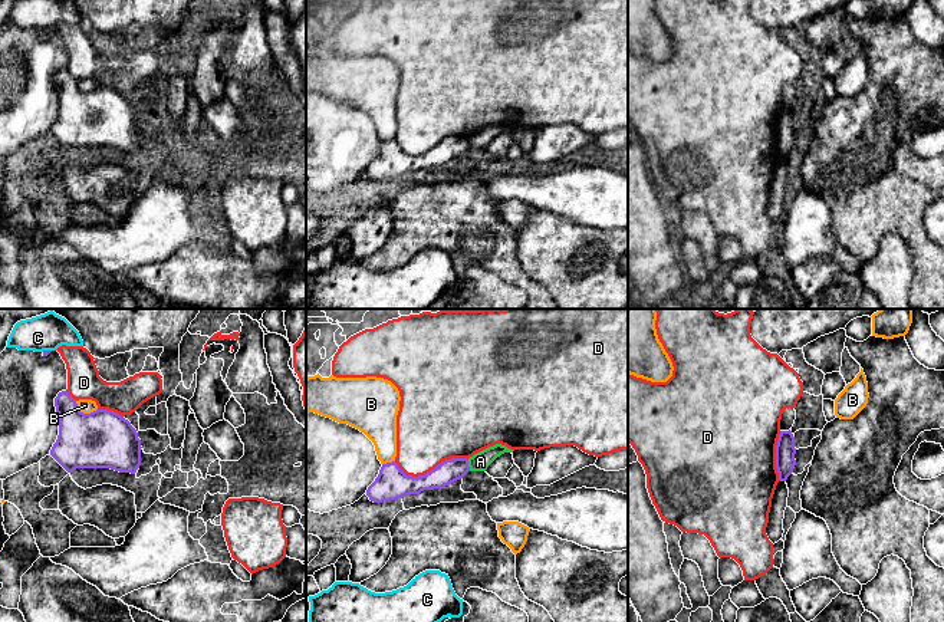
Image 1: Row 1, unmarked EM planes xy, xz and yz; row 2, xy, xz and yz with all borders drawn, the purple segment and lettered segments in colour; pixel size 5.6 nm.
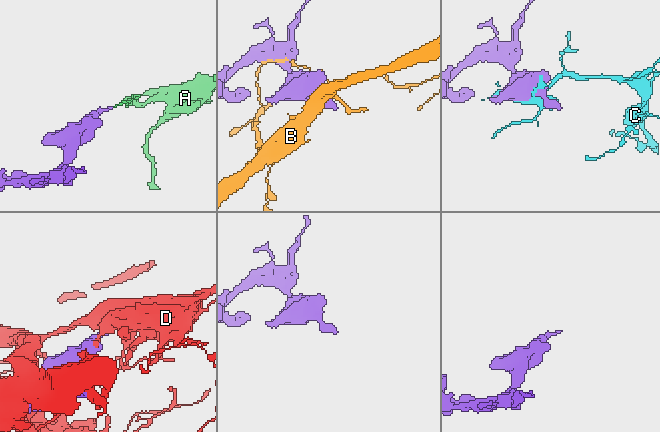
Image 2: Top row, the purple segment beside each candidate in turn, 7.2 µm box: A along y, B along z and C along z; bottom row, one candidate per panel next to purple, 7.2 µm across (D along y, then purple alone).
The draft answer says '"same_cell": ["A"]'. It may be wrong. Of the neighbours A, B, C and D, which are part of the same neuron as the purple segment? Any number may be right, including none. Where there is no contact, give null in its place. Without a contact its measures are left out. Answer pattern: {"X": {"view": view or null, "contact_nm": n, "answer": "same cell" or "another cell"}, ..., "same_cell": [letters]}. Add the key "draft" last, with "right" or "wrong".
{"A": {"view": "xz", "contact_nm": 70, "answer": "another cell"}, "B": {"view": "xy", "contact_nm": 140, "answer": "another cell"}, "C": {"view": "xy", "contact_nm": 60, "answer": "another cell"}, "D": {"view": "xz", "contact_nm": 420, "answer": "another cell"}, "same_cell": [], "draft": "wrong"}

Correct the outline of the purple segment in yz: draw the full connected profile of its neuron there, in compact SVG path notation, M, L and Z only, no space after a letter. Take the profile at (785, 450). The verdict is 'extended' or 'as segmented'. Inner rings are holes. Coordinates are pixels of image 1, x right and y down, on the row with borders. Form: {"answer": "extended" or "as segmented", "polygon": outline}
{"answer": "as segmented", "polygon": "M782 431L776 445L776 468L780 481L786 481L793 473L796 465L795 454L795 437L792 431Z"}

